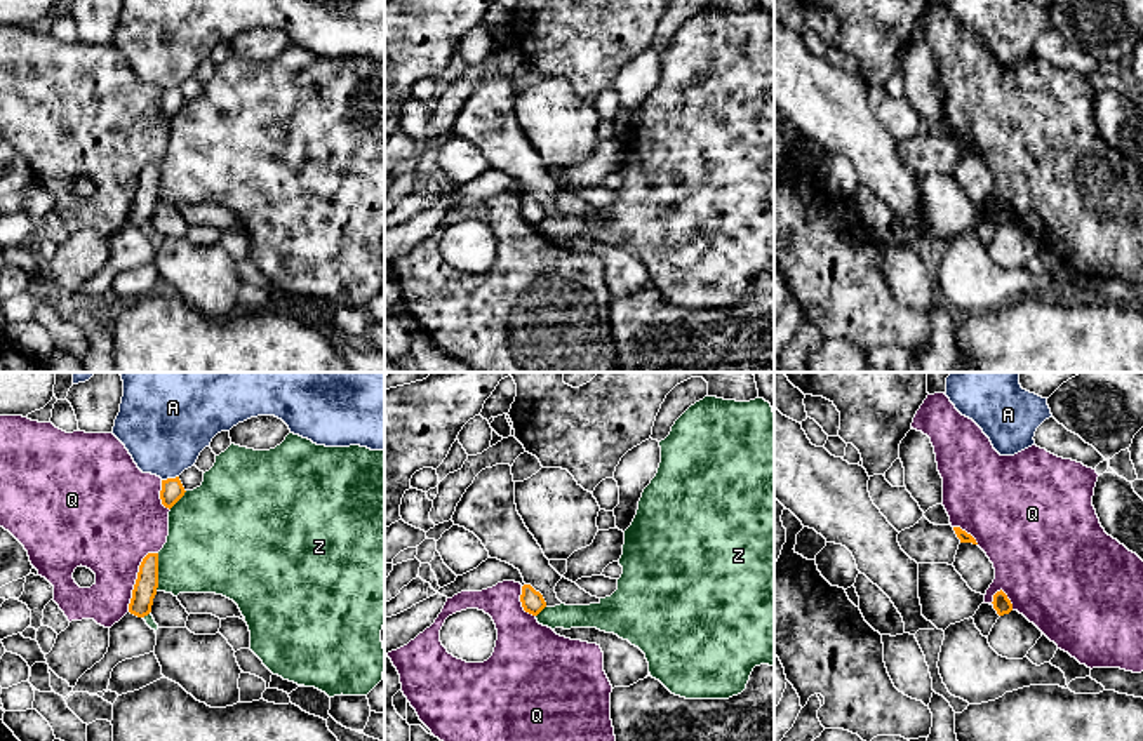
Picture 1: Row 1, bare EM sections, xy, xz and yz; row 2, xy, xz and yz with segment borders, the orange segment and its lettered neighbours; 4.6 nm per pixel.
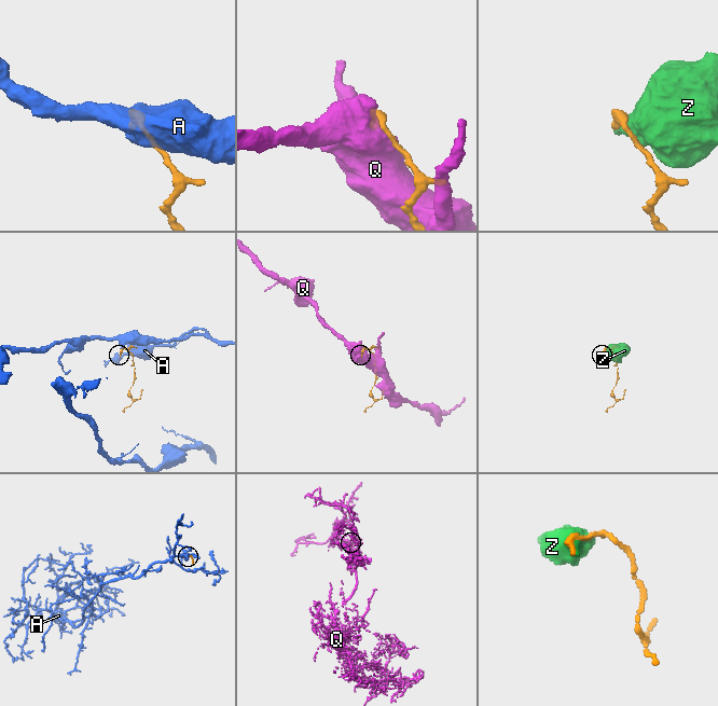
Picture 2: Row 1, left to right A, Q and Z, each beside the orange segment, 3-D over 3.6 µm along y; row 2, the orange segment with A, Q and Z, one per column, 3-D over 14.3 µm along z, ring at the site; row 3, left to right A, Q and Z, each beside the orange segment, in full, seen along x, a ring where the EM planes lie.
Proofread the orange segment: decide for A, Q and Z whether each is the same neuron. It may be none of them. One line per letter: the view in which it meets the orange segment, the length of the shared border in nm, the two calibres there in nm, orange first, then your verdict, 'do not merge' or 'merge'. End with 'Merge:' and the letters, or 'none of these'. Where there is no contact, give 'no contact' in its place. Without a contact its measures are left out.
A: xy | 80 nm | 100/380 nm | do not merge
Q: xy | 320 nm | 110/380 nm | do not merge
Z: xy | 180 nm | 110/380 nm | do not merge
Merge: none of these

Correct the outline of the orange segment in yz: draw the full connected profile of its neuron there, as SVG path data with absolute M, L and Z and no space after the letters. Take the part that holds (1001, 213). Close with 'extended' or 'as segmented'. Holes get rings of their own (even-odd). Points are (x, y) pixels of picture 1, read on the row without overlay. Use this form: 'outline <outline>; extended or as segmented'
outline M1000 200L993 205L992 214L981 214L973 226L976 238L983 247L988 247L997 230L1013 221L1013 214L1007 205Z; extended

